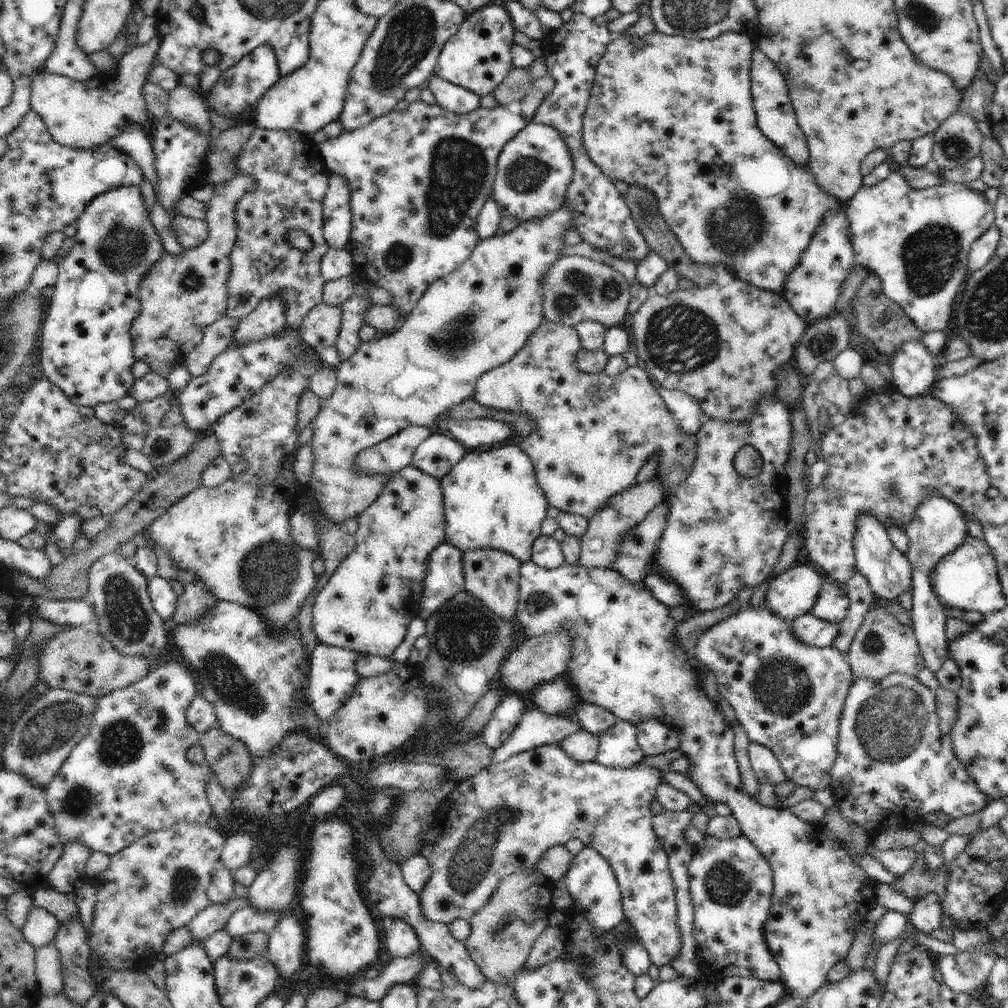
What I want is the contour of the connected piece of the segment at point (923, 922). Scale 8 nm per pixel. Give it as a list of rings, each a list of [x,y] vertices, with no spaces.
[[[936,891],[916,899],[912,911],[907,915],[910,925],[922,932],[932,932],[941,926],[943,908]]]

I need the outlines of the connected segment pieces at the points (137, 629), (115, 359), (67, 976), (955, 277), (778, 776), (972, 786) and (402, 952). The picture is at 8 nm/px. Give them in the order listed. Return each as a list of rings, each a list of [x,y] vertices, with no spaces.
[[[118,553],[101,556],[88,571],[87,588],[90,604],[97,616],[98,633],[123,655],[144,657],[154,669],[164,655],[162,650],[168,644],[164,630],[165,620],[154,610],[148,588],[148,578],[136,567],[130,565]]]
[[[139,186],[120,187],[102,193],[90,201],[76,221],[76,244],[58,264],[49,315],[43,323],[38,342],[40,366],[44,377],[58,386],[75,405],[93,409],[100,403],[116,402],[128,395],[136,380],[132,372],[136,360],[129,330],[140,308],[139,284],[165,250],[149,214]]]
[[[80,918],[59,925],[53,943],[61,954],[63,991],[74,1004],[83,1007],[97,993],[97,982],[89,971],[92,952]]]
[[[891,172],[888,177],[875,184],[872,188],[860,187],[858,192],[845,204],[845,211],[849,222],[851,241],[855,252],[855,264],[862,265],[869,271],[876,273],[881,278],[883,284],[883,293],[898,306],[901,306],[906,313],[906,317],[914,323],[914,326],[922,331],[924,334],[931,333],[932,331],[943,331],[948,328],[950,320],[952,320],[952,304],[954,300],[959,297],[962,286],[962,282],[966,282],[966,274],[968,274],[968,268],[966,264],[969,258],[969,250],[972,243],[980,238],[987,230],[995,219],[994,206],[986,199],[984,192],[971,190],[968,185],[960,183],[942,183],[927,189],[914,190],[908,184],[908,181],[902,176],[901,172]]]
[[[750,743],[749,757],[752,770],[756,773],[760,784],[770,782],[777,785],[787,780],[780,761],[769,748],[758,743]]]
[[[892,673],[879,681],[867,678],[853,681],[846,695],[845,705],[840,715],[837,757],[835,758],[835,763],[831,770],[832,784],[830,790],[833,792],[835,805],[838,807],[838,810],[840,810],[843,818],[848,822],[858,825],[861,829],[864,829],[869,834],[871,841],[880,833],[886,832],[892,827],[915,827],[917,824],[923,822],[925,816],[931,812],[943,812],[954,819],[968,816],[968,814],[974,814],[974,812],[982,812],[984,808],[989,805],[989,798],[978,790],[976,783],[954,754],[950,735],[943,735],[940,732],[938,721],[935,711],[935,690],[923,686],[918,682],[917,678],[912,678],[902,673]]]
[[[384,917],[381,928],[386,936],[386,946],[393,958],[411,957],[422,948],[417,934],[402,920]]]

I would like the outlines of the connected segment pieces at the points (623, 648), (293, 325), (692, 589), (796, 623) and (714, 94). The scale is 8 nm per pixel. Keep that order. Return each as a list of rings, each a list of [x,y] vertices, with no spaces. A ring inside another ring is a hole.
[[[531,560],[525,562],[520,567],[519,580],[519,595],[518,604],[516,605],[515,618],[518,619],[526,637],[539,637],[543,634],[557,635],[565,631],[574,630],[575,633],[571,636],[571,653],[567,660],[567,670],[564,672],[568,676],[568,681],[575,690],[575,694],[579,701],[583,703],[593,704],[602,707],[609,713],[612,713],[617,720],[628,721],[637,725],[644,719],[652,717],[657,721],[662,721],[662,724],[675,728],[679,731],[679,745],[677,750],[680,754],[689,758],[689,765],[687,768],[687,776],[700,789],[704,798],[711,802],[725,802],[726,806],[730,808],[731,814],[738,821],[741,826],[741,831],[746,835],[752,844],[762,853],[766,858],[772,872],[774,874],[774,896],[772,896],[772,908],[768,915],[768,920],[765,922],[765,937],[772,953],[772,956],[777,960],[778,966],[781,970],[781,979],[783,980],[788,990],[787,995],[792,997],[800,997],[806,1000],[810,995],[818,990],[827,981],[826,975],[836,966],[845,960],[850,952],[852,943],[854,942],[856,933],[862,925],[867,921],[866,915],[876,906],[876,885],[878,882],[872,877],[869,877],[859,864],[856,864],[851,856],[841,848],[841,846],[834,839],[830,838],[820,824],[811,824],[800,820],[792,811],[788,809],[781,809],[780,807],[766,807],[758,803],[755,797],[748,795],[744,789],[742,778],[740,777],[739,764],[735,755],[735,730],[733,724],[727,720],[724,713],[717,704],[704,693],[701,680],[699,679],[699,672],[690,664],[694,655],[691,652],[686,652],[680,645],[675,635],[677,620],[671,615],[671,610],[665,604],[654,598],[654,595],[642,584],[632,583],[631,580],[625,579],[619,572],[610,568],[602,567],[586,568],[578,565],[567,565],[562,563],[557,569],[545,569],[534,564]],[[606,614],[606,628],[598,628],[598,634],[578,634],[580,630],[590,628],[590,624],[598,618]]]
[[[256,127],[241,153],[235,158],[236,162],[233,164],[235,174],[252,177],[255,180],[255,187],[246,192],[235,206],[237,239],[229,256],[231,271],[227,282],[226,316],[240,322],[267,297],[280,296],[285,303],[288,328],[298,331],[308,312],[323,302],[325,280],[321,273],[321,260],[330,250],[323,235],[323,198],[329,185],[329,174],[317,145],[308,136],[294,129]],[[296,229],[300,229],[308,236],[309,247],[306,252],[294,248],[287,241],[287,234]]]
[[[776,396],[762,399],[748,423],[726,423],[706,419],[697,438],[697,457],[692,472],[671,498],[667,525],[658,541],[657,567],[670,580],[675,580],[693,606],[711,611],[726,606],[743,588],[760,586],[774,570],[782,546],[789,537],[785,464],[792,440],[792,414]],[[751,444],[762,457],[763,469],[755,477],[744,477],[734,469],[734,457],[740,448]]]
[[[808,611],[789,622],[789,629],[801,643],[820,648],[831,646],[838,634],[839,625],[820,620]]]
[[[654,31],[640,37],[622,36],[607,44],[606,54],[598,63],[594,84],[583,116],[582,136],[588,156],[600,170],[612,179],[623,180],[631,187],[636,185],[652,191],[659,202],[659,213],[668,223],[671,231],[677,236],[686,254],[695,263],[713,266],[723,264],[734,276],[755,287],[766,291],[782,294],[786,277],[798,263],[802,262],[803,252],[812,240],[816,227],[822,222],[826,211],[833,211],[842,207],[842,201],[828,196],[815,183],[812,173],[805,168],[798,167],[783,152],[764,136],[758,128],[757,116],[751,93],[751,62],[752,53],[756,48],[753,40],[739,32],[723,32],[720,36],[710,40],[694,40],[686,37],[675,37]],[[770,198],[774,198],[774,206],[770,206]],[[756,200],[768,200],[768,208],[757,207]]]

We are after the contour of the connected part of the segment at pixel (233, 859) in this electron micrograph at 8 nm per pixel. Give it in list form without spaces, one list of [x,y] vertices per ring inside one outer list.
[[[229,832],[225,837],[219,864],[230,872],[237,871],[249,863],[249,854],[255,845],[254,838],[244,832]]]

